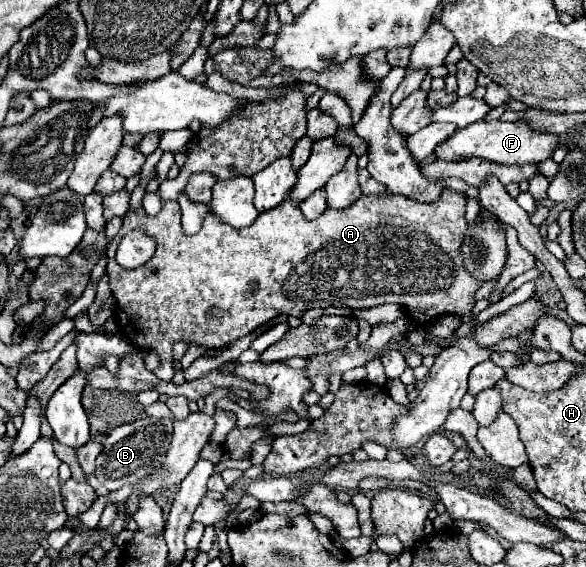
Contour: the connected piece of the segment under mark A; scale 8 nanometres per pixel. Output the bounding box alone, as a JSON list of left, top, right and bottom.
[106,188,480,380]

